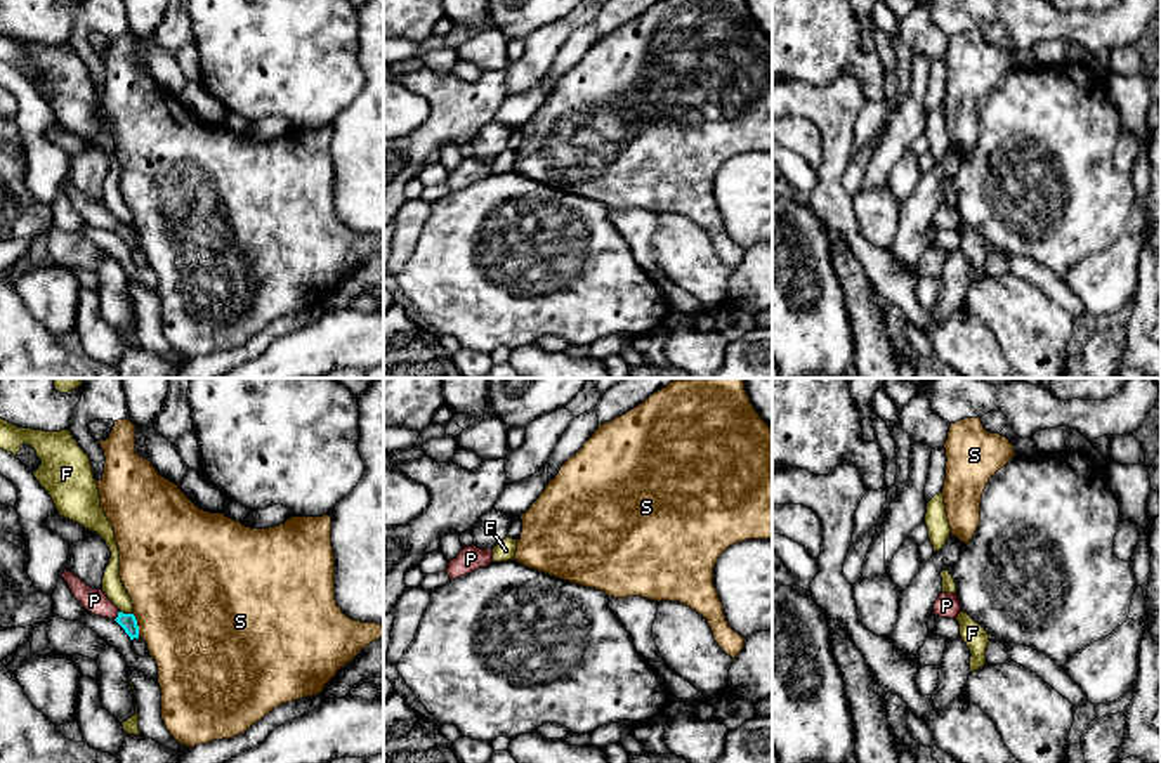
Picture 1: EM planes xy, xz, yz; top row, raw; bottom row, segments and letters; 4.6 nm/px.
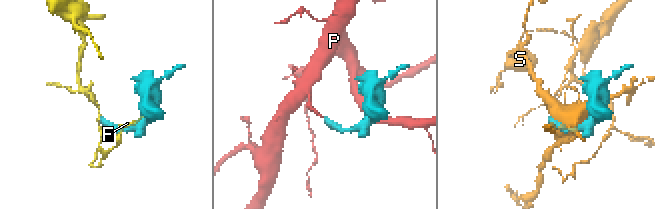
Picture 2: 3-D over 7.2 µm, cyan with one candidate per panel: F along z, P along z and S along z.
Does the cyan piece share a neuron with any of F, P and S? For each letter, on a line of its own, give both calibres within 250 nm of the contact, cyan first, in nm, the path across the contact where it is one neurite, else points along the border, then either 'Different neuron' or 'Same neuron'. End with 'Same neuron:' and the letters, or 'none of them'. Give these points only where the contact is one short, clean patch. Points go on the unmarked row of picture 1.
F: Thickness 80 nm (cyan) against 100 nm. Different neuron
P: Thickness 80 nm (cyan) against 110 nm. Path across: xy (127, 233), (118, 228), (94, 212). Same neuron
S: Thickness 80 nm (cyan) against 480 nm. Different neuron
Same neuron: P

